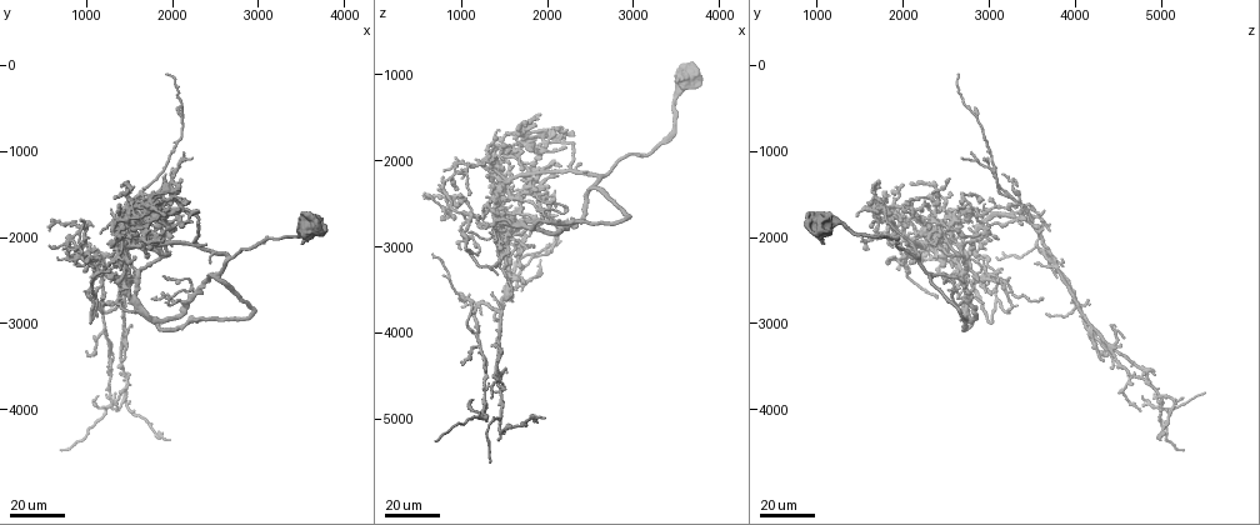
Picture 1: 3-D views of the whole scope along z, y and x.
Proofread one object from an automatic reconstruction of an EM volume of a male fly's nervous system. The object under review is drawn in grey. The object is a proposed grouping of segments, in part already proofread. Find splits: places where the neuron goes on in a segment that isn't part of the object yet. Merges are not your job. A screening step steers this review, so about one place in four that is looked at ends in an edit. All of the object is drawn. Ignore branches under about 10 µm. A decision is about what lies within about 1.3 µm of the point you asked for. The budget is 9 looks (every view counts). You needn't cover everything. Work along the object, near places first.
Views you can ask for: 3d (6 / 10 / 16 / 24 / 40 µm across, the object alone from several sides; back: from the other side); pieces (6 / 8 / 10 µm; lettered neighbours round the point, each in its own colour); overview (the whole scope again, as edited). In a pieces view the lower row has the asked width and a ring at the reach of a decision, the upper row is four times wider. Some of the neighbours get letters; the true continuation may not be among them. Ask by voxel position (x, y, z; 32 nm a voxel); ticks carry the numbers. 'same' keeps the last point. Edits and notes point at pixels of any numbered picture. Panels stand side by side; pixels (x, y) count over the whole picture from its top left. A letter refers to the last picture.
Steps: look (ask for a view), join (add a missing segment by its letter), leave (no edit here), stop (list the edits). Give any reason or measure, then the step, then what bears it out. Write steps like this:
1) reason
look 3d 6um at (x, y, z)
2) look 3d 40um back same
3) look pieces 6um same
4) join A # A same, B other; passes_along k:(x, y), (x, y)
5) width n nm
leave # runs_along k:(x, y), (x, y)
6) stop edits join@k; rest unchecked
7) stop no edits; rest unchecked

tapers out
look 3d 40um at (1400, 2750, 2900)

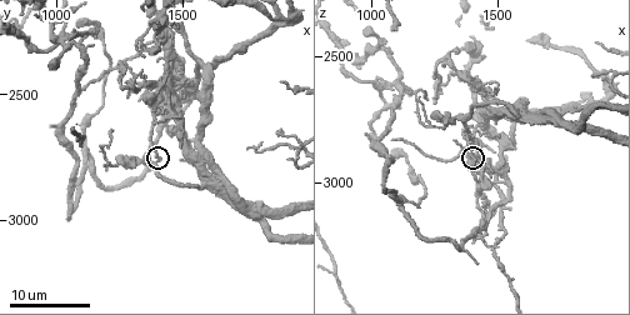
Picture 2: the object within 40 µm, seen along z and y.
see the neighbours
look pieces 6um at (1400, 2760, 2930)

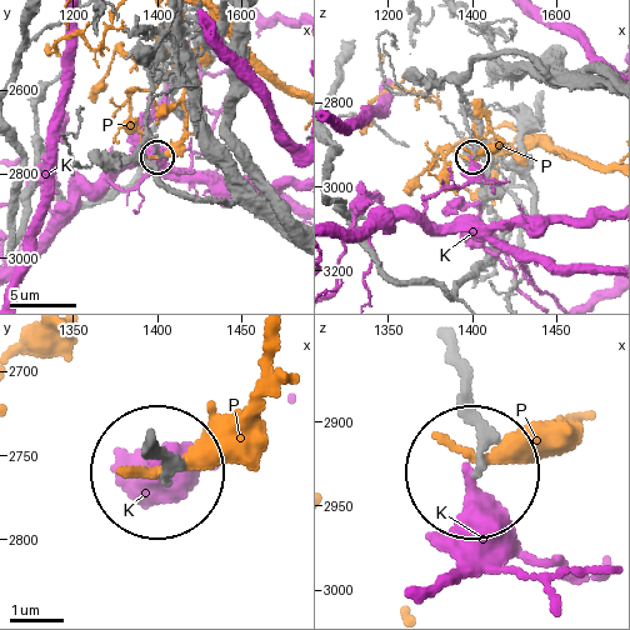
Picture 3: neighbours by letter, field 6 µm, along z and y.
width 160 nm
leave # K other, P other; runs_along 3:(568, 86), (515, 53), (478, 60), (458, 83), (473, 156); none of them fits

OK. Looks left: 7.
long arm stops here
look 3d 24um at (1100, 2710, 2380)

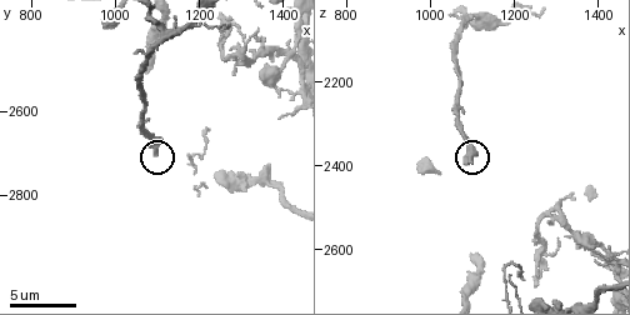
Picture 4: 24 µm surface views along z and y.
look pieces 8um at (1090, 2695, 2395)

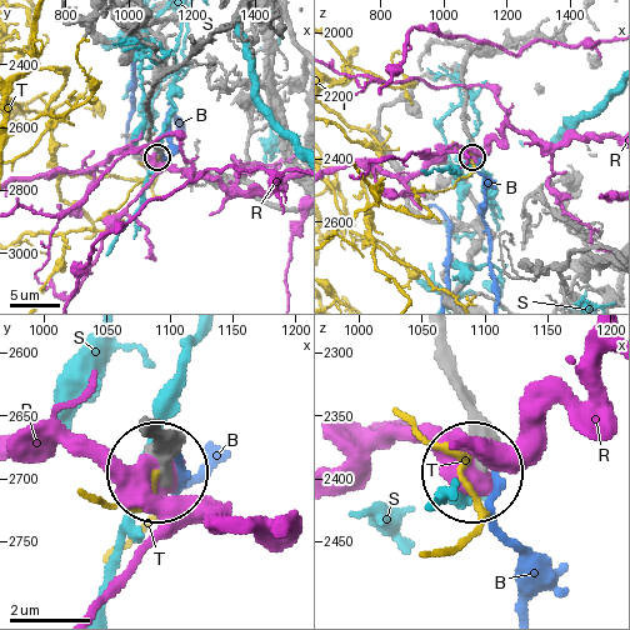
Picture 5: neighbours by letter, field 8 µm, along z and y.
leave # B other, R other, S other, T other; none of them fits

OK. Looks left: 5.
an open end
look 3d 40um at (950, 1800, 1950)

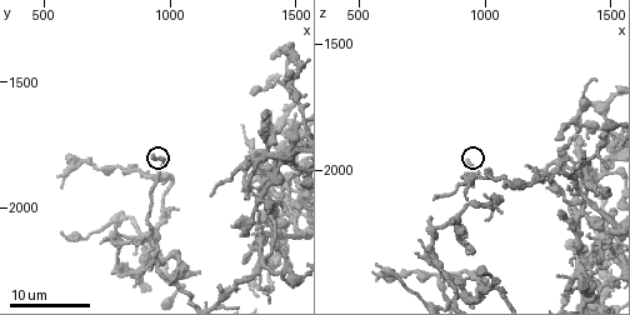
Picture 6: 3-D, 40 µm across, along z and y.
look pieces 10um at (940, 1800, 1950)

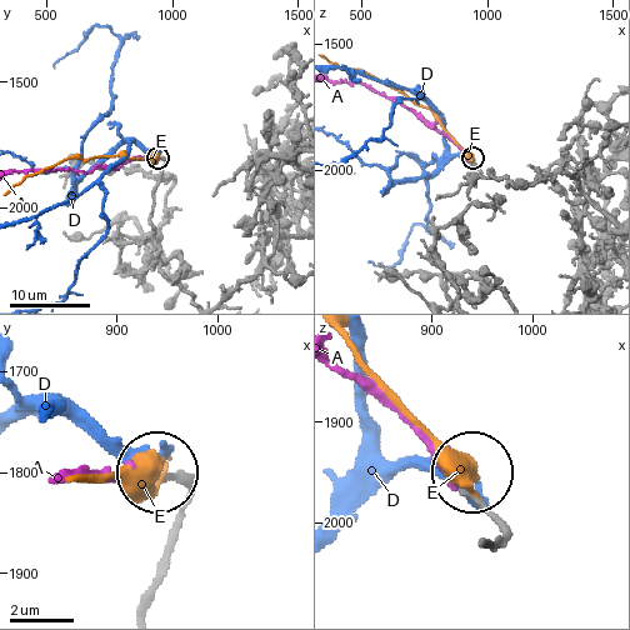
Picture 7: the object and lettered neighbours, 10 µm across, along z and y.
join A # A same, D other, E other; passes_along 7:(161, 169), (161, 159), (134, 158), (85, 173), (35, 170); it goes on there

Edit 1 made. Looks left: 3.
stop edits join@7; rest unchecked

